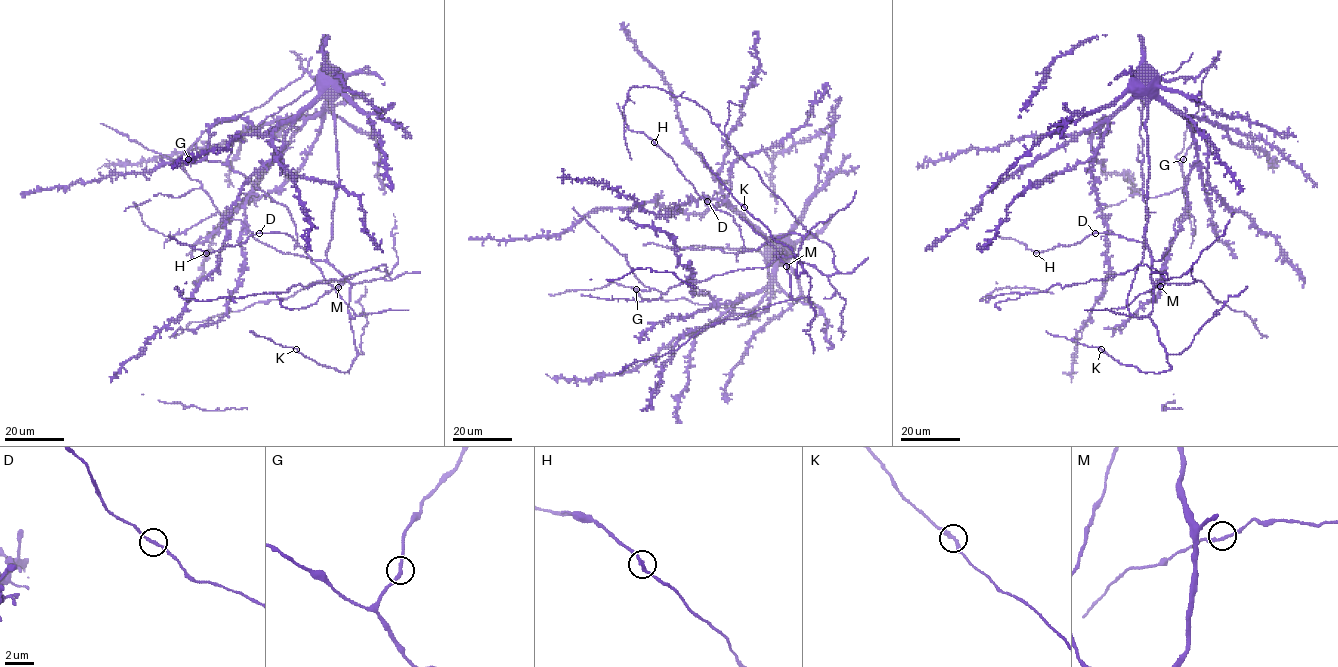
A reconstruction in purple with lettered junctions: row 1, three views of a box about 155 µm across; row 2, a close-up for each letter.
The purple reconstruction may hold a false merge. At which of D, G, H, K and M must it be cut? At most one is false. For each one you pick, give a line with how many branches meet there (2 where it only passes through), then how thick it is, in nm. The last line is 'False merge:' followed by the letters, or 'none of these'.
H: 2 | 220 nm
False merge: H

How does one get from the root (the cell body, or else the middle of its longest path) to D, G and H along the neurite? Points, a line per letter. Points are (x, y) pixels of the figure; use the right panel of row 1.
D: (1134, 85), (1129, 82), (1148, 84), (1142, 94), (1140, 130), (1141, 190), (1148, 209), (1145, 241), (1095, 232)
G: (1134, 85), (1144, 99), (1172, 105), (1193, 135), (1197, 163), (1176, 230), (1174, 221), (1187, 210), (1183, 159)
H: (1134, 85), (1148, 84), (1140, 130), (1145, 241), (1105, 232), (1036, 252)

